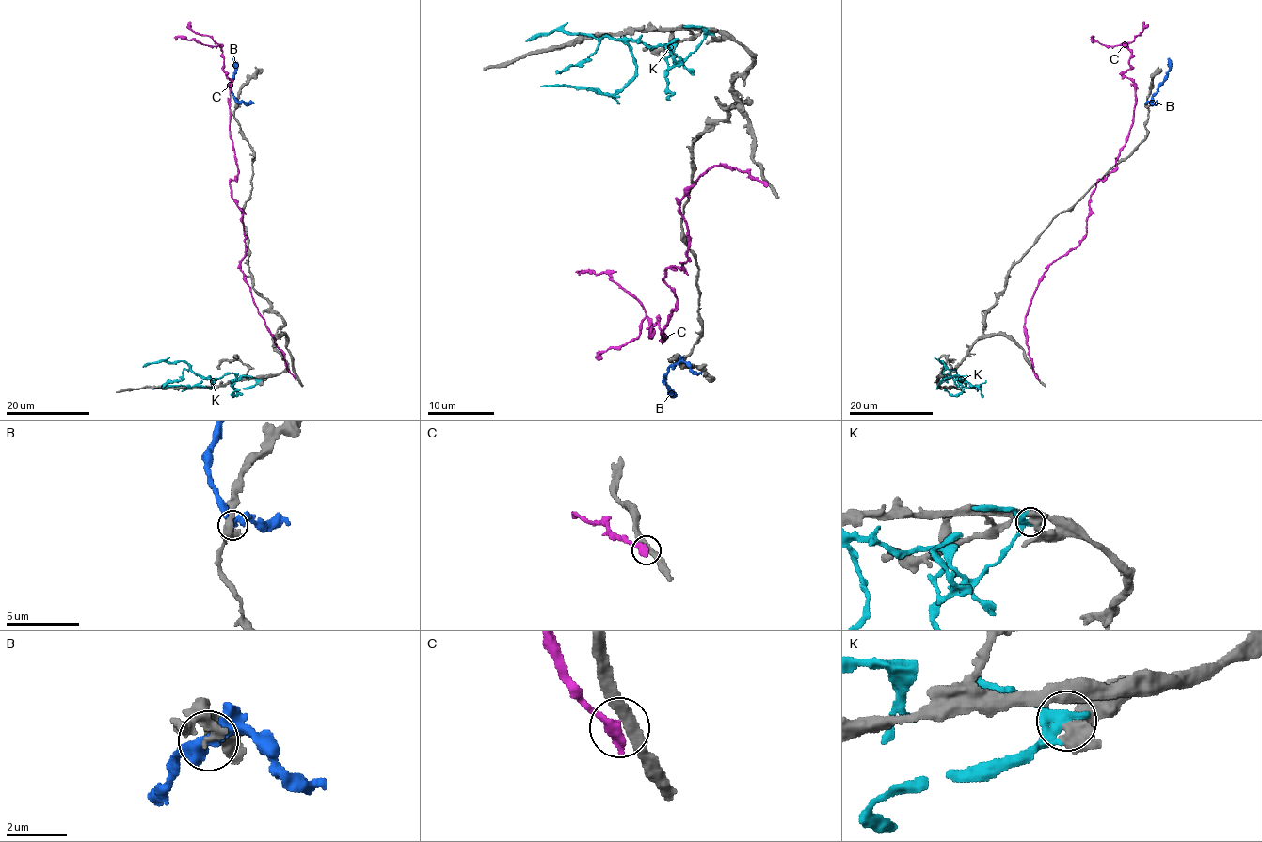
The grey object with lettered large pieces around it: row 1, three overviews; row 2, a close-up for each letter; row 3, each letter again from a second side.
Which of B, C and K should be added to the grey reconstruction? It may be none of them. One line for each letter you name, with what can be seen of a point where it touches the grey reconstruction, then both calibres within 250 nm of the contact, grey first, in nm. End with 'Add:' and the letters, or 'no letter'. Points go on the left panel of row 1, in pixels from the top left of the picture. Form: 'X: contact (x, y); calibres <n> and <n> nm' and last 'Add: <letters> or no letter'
Add: no letter

